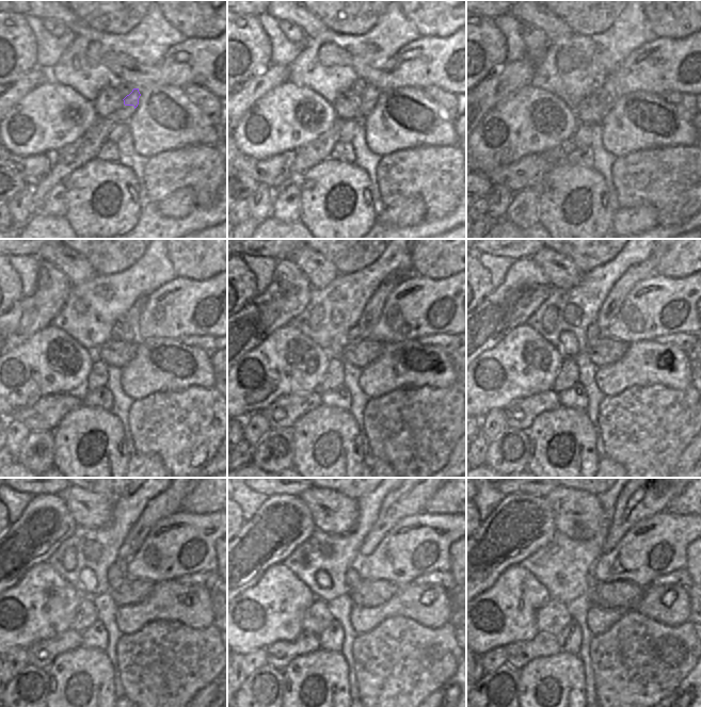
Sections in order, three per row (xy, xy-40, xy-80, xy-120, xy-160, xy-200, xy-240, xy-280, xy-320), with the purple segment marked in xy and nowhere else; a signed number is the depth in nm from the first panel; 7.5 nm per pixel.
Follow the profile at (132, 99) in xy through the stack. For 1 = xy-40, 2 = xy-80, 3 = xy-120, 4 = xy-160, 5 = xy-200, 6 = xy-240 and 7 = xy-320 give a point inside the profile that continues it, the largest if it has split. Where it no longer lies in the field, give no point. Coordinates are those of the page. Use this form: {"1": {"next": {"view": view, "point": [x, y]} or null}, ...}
{"1": {"next": {"view": "xy-40", "point": [369, 97]}}, "2": {"next": {"view": "xy-80", "point": [607, 96]}}, "3": {"next": {"view": "xy-120", "point": [130, 327]}}, "4": {"next": {"view": "xy-160", "point": [370, 314]}}, "5": {"next": {"view": "xy-200", "point": [611, 305]}}, "6": {"next": {"view": "xy-240", "point": [168, 502]}}, "7": {"next": {"view": "xy-320", "point": [639, 499]}}}

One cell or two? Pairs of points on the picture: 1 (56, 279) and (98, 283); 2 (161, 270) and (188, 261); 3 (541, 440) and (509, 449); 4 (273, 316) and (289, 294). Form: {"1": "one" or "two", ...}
{"1": "two", "2": "two", "3": "two", "4": "one"}

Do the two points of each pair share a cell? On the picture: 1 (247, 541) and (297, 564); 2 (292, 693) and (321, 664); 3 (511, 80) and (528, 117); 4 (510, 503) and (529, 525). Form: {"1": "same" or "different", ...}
{"1": "different", "2": "same", "3": "different", "4": "same"}

